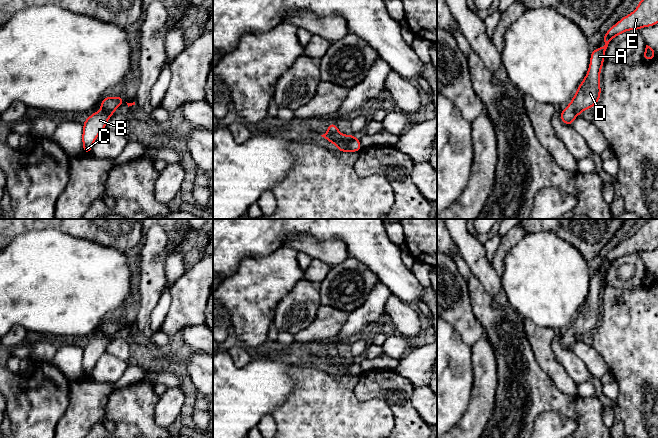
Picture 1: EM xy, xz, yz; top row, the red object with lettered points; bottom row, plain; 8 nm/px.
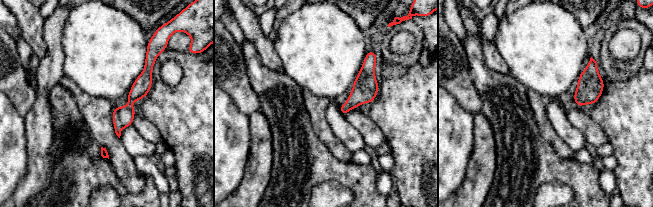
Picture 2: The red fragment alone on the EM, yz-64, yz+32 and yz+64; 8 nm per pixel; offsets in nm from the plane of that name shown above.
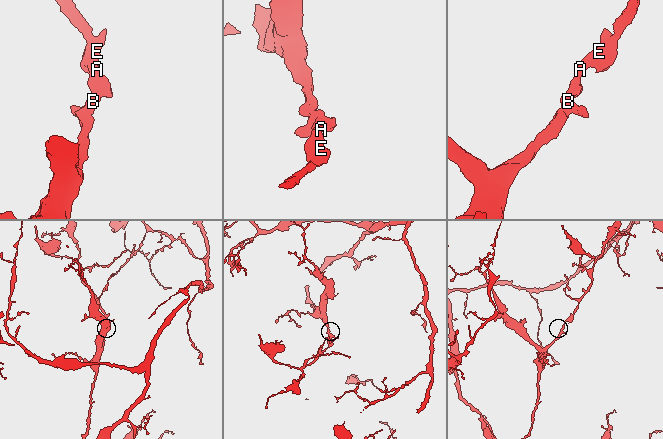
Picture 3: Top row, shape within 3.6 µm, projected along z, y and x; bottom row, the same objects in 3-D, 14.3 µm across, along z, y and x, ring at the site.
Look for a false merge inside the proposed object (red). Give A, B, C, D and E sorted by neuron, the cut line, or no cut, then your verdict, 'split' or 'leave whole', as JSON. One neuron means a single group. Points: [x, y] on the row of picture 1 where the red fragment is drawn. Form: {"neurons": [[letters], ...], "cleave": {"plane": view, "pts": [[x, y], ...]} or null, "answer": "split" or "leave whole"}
{"neurons": [["A", "B", "C", "D", "E"]], "cleave": null, "answer": "leave whole"}

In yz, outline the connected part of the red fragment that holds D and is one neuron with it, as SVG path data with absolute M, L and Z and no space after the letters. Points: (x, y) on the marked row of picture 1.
M640 0L637 8L614 24L603 36L604 46L593 49L585 78L580 83L570 104L560 111L561 121L572 126L575 118L584 110L593 108L601 96L600 73L605 61L605 51L609 42L629 30L655 26L658 23L658 0Z

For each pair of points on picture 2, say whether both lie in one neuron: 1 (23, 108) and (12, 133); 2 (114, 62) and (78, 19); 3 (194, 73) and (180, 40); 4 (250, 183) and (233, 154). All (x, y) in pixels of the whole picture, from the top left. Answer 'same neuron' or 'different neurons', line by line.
1: different neurons
2: same neuron
3: different neurons
4: different neurons

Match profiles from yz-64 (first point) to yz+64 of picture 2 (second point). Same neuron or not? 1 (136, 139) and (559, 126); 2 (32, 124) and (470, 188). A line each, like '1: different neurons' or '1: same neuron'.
1: same neuron
2: same neuron

